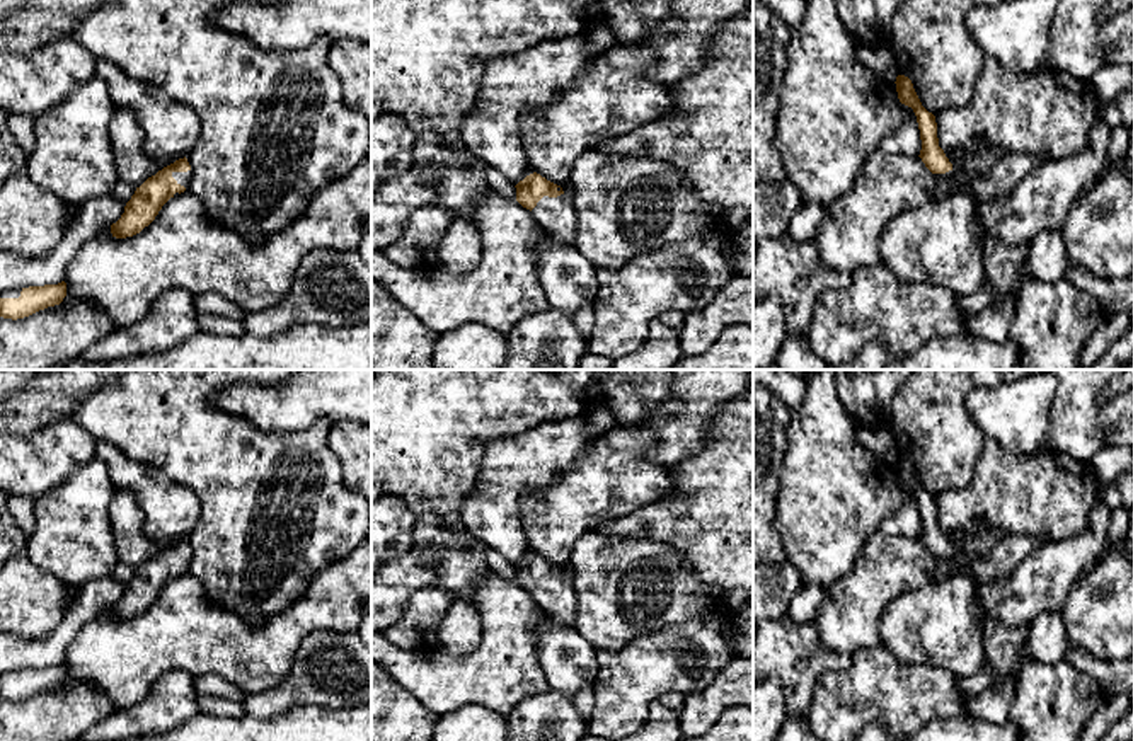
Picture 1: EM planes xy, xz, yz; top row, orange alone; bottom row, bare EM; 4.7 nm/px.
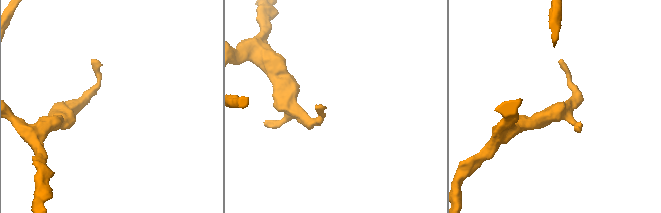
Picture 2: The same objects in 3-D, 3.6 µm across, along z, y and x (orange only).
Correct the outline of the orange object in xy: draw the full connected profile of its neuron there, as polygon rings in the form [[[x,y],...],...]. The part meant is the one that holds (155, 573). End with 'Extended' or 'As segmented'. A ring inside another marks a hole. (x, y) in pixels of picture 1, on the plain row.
[[[179,540],[148,559],[124,588],[121,600],[111,606],[116,620],[126,620],[148,608],[162,588],[174,577],[189,572],[191,547],[187,540]]]. Extended

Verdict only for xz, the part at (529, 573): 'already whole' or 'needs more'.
needs more

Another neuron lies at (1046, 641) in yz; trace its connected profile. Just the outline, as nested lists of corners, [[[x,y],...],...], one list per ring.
[[[1061,608],[1044,612],[1029,625],[1029,635],[1022,654],[1053,664],[1065,659],[1067,644],[1068,639]]]

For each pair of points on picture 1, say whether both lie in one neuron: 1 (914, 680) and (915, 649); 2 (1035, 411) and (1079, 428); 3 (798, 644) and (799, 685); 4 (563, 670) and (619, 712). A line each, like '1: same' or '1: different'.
1: different
2: different
3: same
4: different

